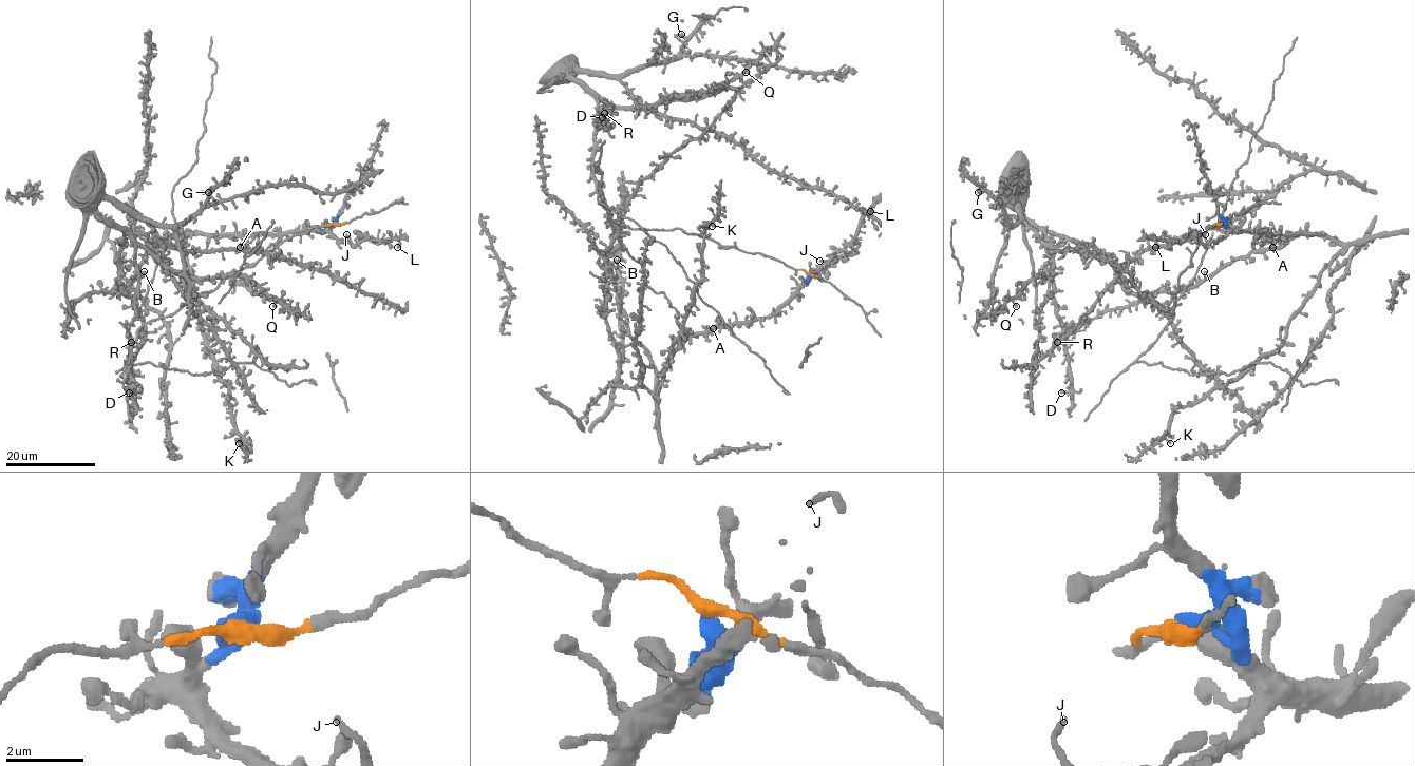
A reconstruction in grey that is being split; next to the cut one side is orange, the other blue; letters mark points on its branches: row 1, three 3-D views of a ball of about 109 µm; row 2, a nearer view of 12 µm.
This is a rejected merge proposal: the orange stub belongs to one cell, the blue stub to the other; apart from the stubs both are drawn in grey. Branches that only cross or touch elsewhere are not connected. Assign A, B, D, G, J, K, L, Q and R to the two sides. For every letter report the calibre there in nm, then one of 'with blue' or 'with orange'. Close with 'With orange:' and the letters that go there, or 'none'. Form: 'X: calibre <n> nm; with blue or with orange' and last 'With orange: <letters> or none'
A: calibre 460 nm; with blue
B: calibre 500 nm; with blue
D: calibre 240 nm; with orange
G: calibre 440 nm; with orange
J: calibre 150 nm; with blue
K: calibre 240 nm; with blue
L: calibre 500 nm; with blue
Q: calibre 320 nm; with orange
R: calibre 480 nm; with orange
With orange: D, G, Q, R

